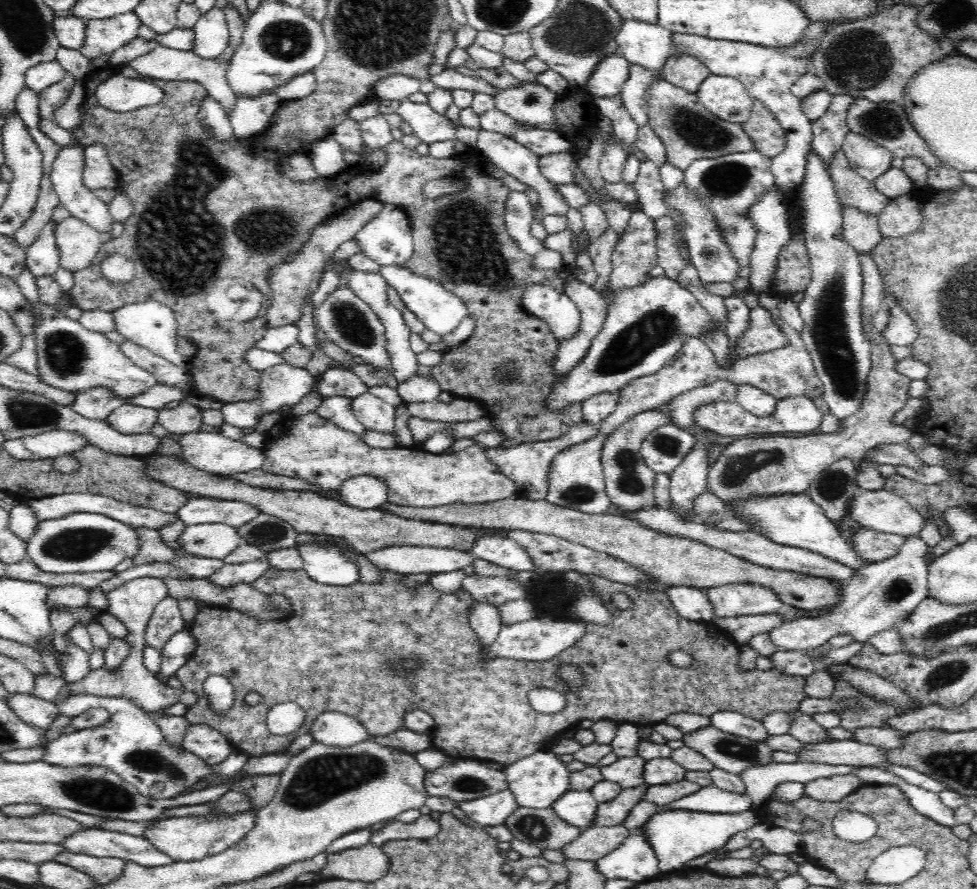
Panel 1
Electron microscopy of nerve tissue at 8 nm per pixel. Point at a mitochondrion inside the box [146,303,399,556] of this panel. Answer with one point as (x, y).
(267, 531)

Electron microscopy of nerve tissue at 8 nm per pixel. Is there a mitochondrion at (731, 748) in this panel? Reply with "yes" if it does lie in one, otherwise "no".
yes

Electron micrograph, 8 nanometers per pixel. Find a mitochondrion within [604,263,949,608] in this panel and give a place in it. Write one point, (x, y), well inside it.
(829, 332)

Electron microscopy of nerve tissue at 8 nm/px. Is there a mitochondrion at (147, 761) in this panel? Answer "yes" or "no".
yes

